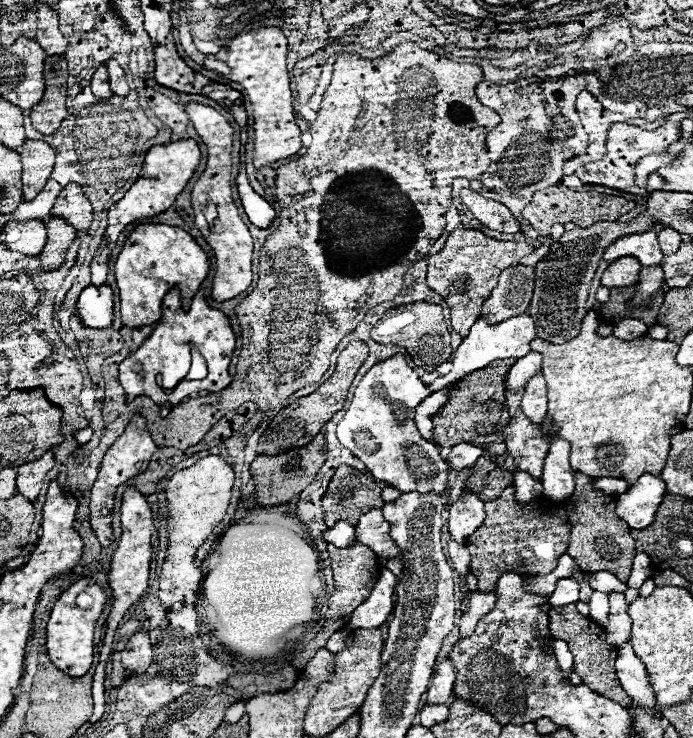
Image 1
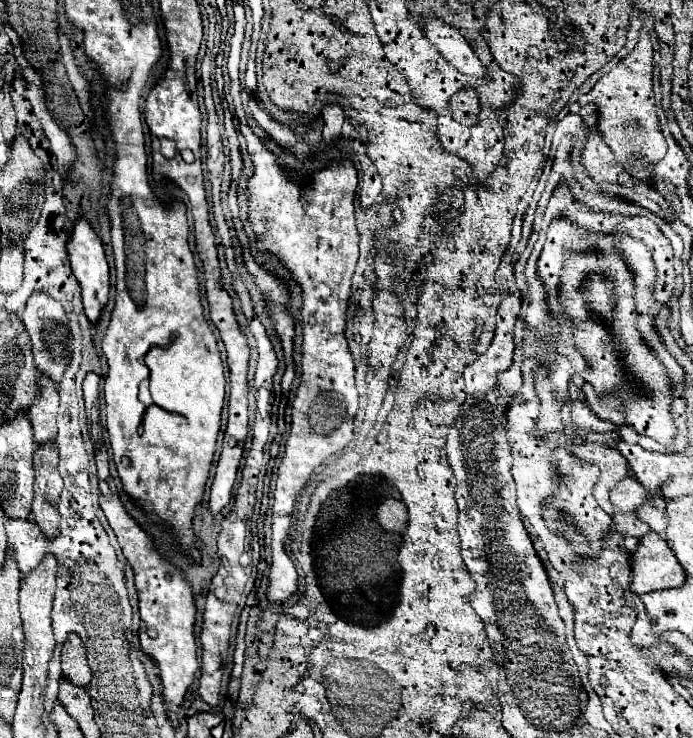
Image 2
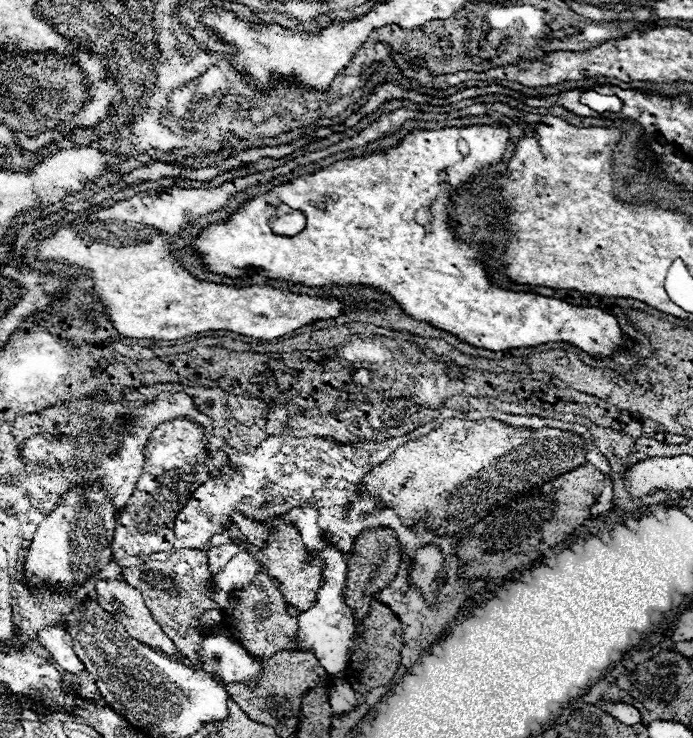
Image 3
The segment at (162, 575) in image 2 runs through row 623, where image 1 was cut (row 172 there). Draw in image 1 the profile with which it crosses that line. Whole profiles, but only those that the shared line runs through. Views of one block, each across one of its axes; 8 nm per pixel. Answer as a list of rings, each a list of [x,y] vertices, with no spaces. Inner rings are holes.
[[[188,138],[188,140],[178,140],[178,142],[170,142],[170,144],[160,144],[160,146],[152,146],[146,152],[146,160],[142,166],[144,174],[150,174],[150,178],[138,178],[134,182],[134,186],[124,194],[124,198],[120,198],[116,204],[110,206],[108,210],[108,228],[106,228],[106,236],[108,238],[118,238],[120,232],[124,230],[126,224],[138,220],[138,218],[148,218],[148,216],[156,216],[164,210],[168,210],[176,196],[184,190],[184,186],[188,184],[188,180],[194,176],[198,164],[200,164],[200,148],[196,144],[196,140]]]

